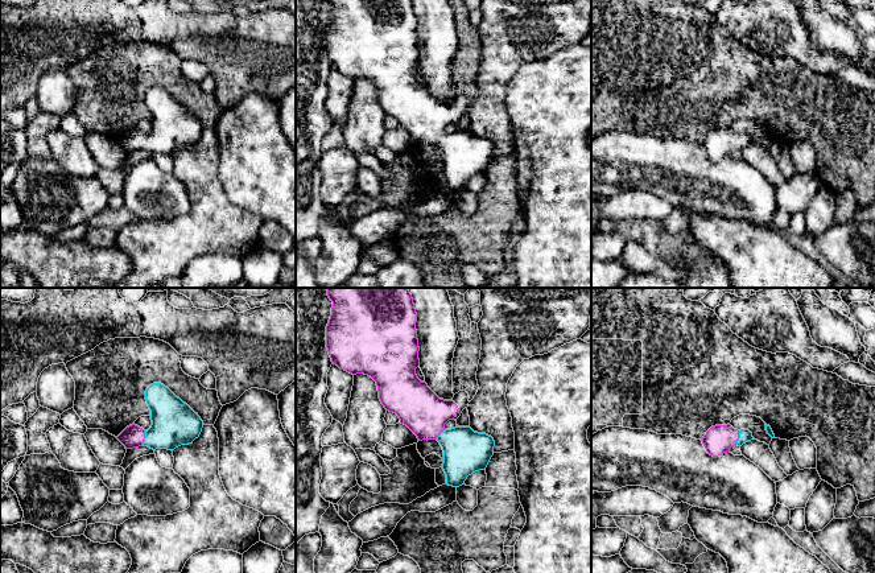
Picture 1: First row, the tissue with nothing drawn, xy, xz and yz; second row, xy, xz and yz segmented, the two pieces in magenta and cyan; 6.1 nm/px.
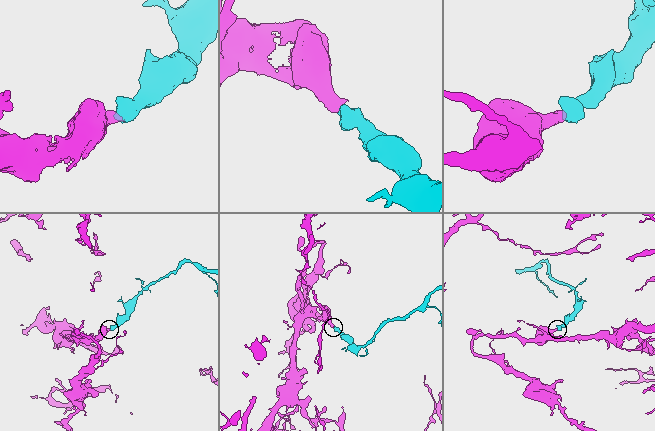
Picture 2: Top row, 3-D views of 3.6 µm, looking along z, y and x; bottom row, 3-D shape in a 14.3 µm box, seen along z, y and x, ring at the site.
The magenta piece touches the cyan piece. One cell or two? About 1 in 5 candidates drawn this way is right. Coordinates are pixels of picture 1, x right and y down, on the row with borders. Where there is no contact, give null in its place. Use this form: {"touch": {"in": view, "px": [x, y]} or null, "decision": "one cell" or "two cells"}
{"touch": {"in": "xy", "px": [144, 437]}, "decision": "one cell"}

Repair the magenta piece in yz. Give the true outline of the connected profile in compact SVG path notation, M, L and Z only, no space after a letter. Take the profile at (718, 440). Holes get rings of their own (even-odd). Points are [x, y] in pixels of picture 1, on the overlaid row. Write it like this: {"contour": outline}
{"contour": "M730 424L711 426L702 438L706 452L718 457L730 452L734 445L742 446L743 444L754 440L748 429L734 429Z"}

